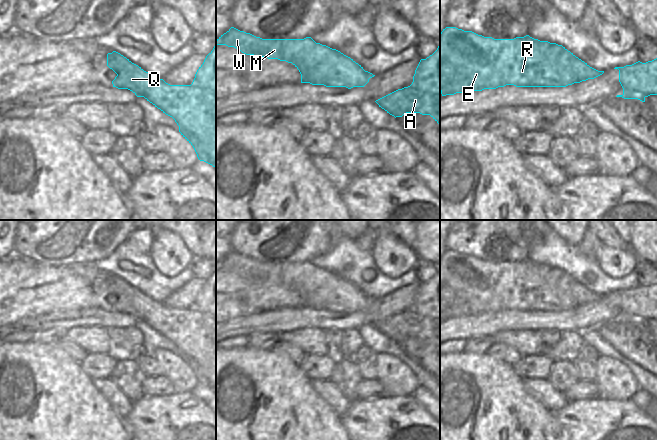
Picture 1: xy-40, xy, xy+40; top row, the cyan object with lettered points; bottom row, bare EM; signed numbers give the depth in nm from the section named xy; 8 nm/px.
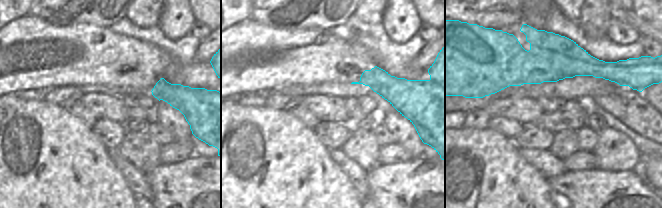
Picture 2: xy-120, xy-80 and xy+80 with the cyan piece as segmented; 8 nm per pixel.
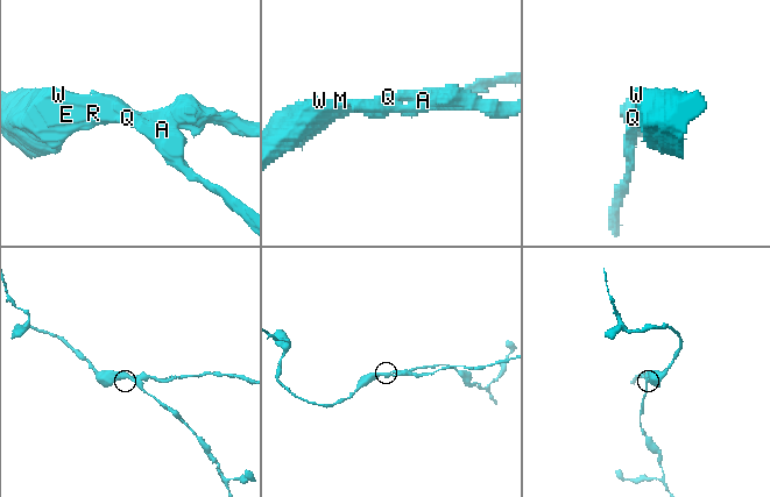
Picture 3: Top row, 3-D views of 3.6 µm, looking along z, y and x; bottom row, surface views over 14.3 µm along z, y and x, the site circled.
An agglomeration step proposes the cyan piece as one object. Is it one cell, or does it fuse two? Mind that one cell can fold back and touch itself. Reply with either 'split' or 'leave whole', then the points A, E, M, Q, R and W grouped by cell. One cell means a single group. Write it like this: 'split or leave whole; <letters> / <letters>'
split; A Q / E M R W

